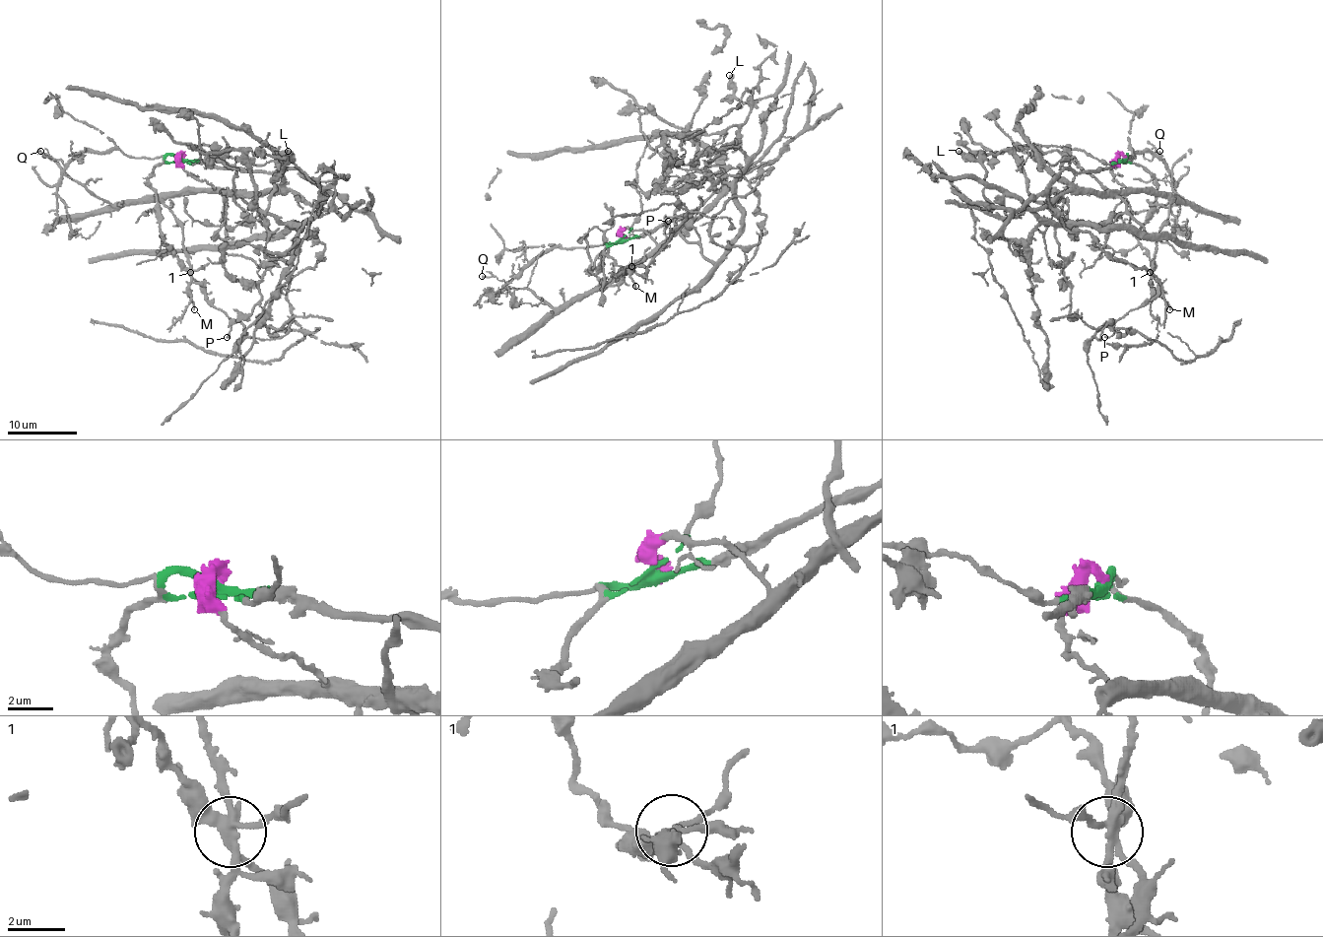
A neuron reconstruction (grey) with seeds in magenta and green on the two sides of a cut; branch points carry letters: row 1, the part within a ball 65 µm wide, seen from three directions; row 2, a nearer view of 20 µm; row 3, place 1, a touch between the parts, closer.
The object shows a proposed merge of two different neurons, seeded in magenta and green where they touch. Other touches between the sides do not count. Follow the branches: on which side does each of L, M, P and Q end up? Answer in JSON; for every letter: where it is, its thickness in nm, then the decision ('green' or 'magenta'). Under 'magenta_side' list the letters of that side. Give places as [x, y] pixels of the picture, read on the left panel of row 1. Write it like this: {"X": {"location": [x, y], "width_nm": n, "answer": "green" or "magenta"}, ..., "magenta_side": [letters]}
{"L": {"location": [288, 151], "width_nm": 480, "answer": "magenta"}, "M": {"location": [194, 309], "width_nm": 180, "answer": "magenta"}, "P": {"location": [227, 337], "width_nm": 150, "answer": "green"}, "Q": {"location": [40, 151], "width_nm": 160, "answer": "green"}, "magenta_side": ["L", "M"]}

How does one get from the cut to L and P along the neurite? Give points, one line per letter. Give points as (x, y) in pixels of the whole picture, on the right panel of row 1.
L: (1124, 157), (1112, 172), (1126, 192), (1061, 192), (1029, 211), (1018, 199), (981, 183), (985, 169), (959, 150)
P: (1124, 157), (1140, 164), (1157, 190), (1152, 218), (1138, 232), (1157, 293), (1120, 317), (1115, 331), (1105, 336)

